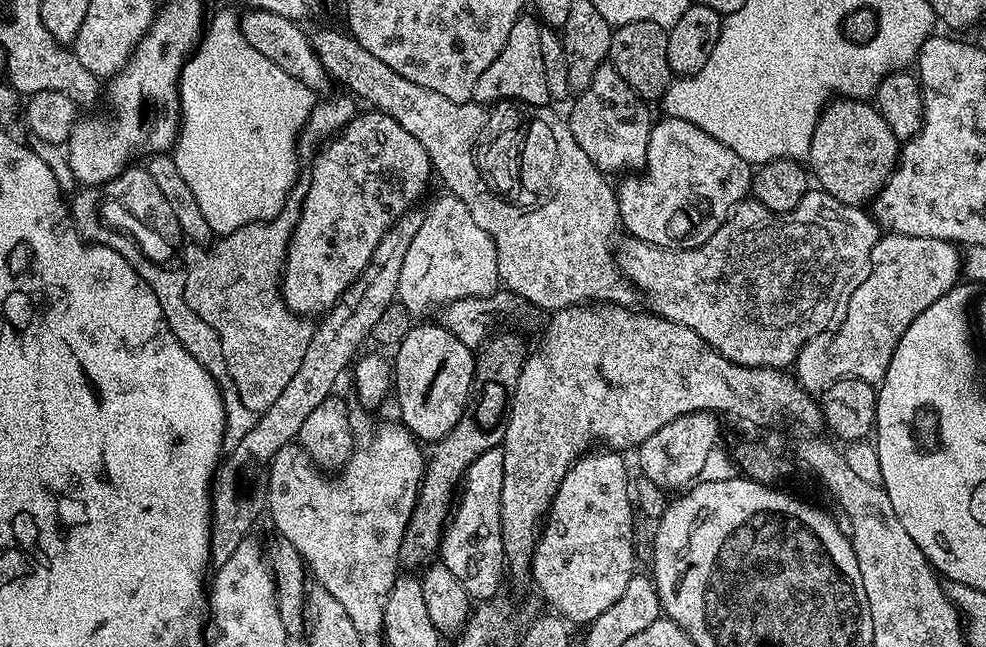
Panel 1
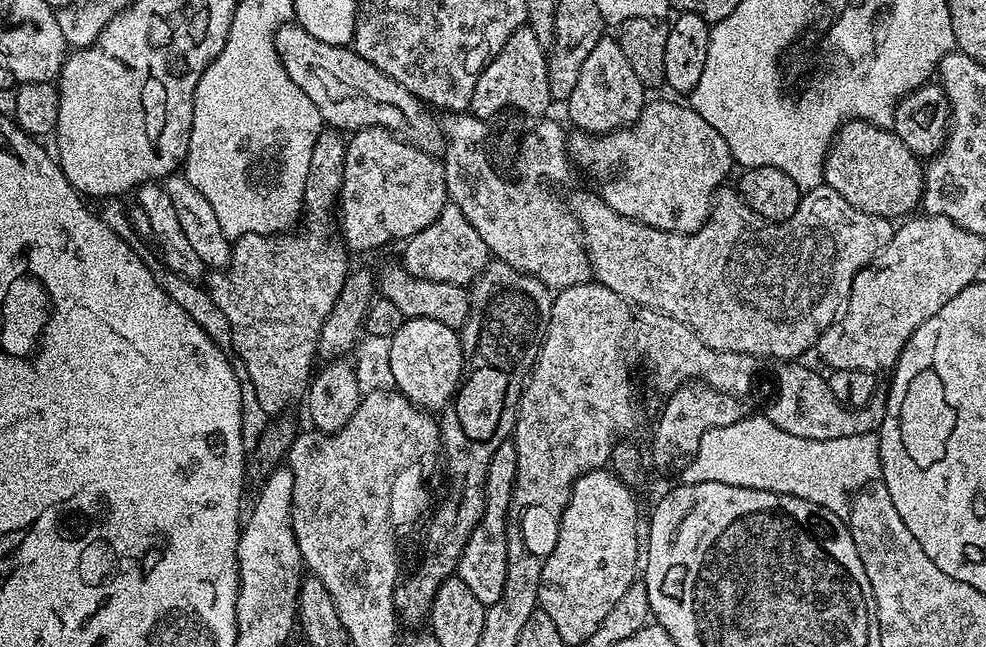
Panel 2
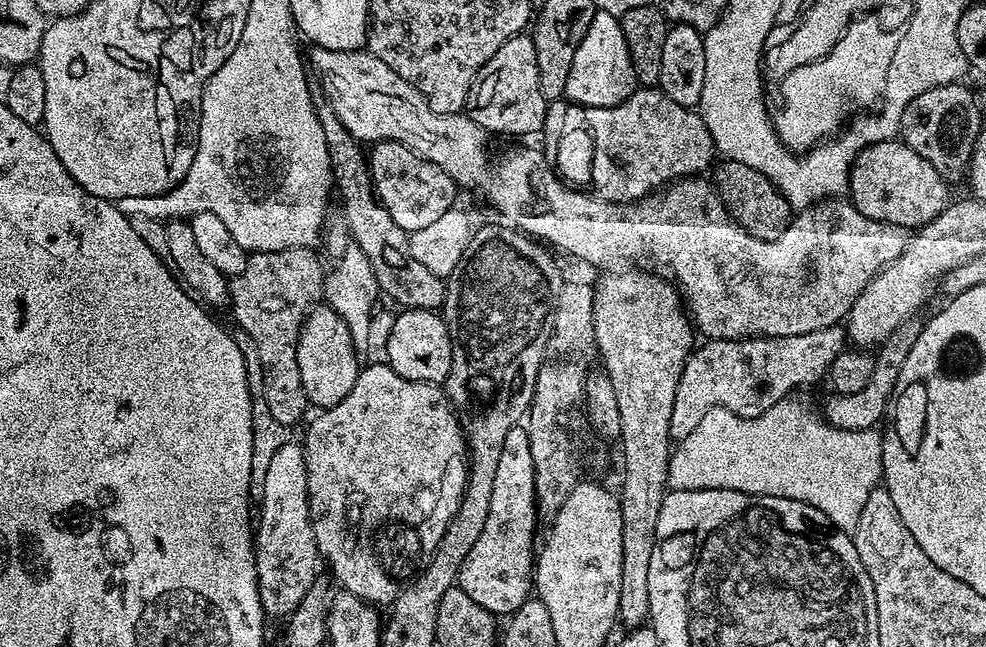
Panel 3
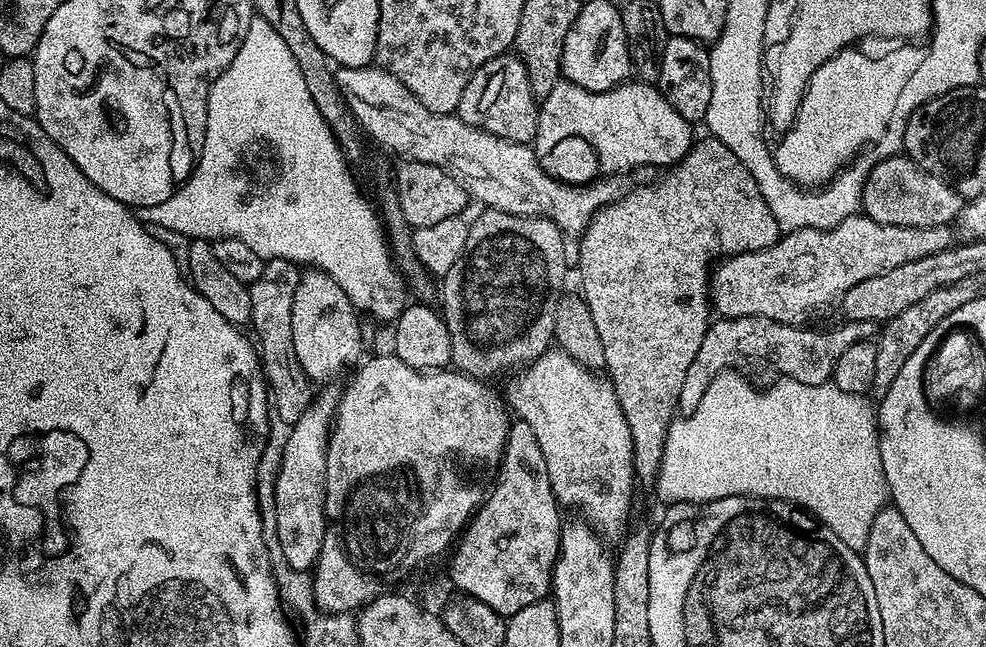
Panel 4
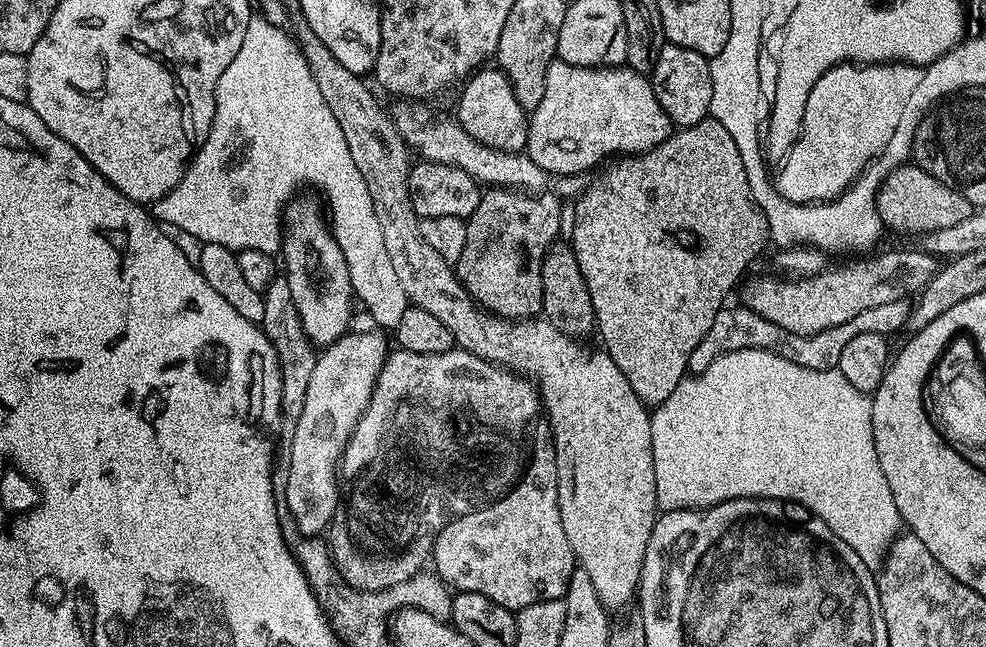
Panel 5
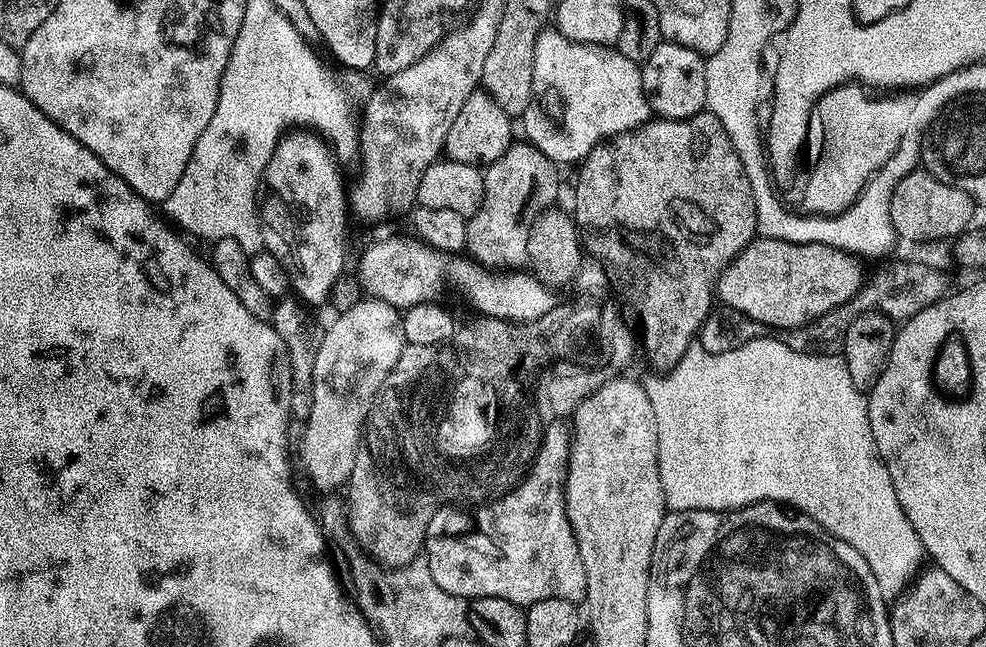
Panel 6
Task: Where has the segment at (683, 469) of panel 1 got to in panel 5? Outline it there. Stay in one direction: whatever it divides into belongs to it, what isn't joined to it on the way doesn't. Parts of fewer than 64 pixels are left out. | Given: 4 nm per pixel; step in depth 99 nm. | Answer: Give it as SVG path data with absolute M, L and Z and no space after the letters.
M895 300L886 306L874 306L874 310L865 310L864 313L850 318L850 322L842 322L842 326L822 330L813 336L799 336L774 326L774 322L766 322L766 318L754 314L754 310L743 306L737 308L725 306L714 318L710 330L706 330L706 338L702 338L698 346L694 346L694 354L690 354L688 370L692 374L701 372L706 370L706 366L713 364L719 356L747 348L765 348L767 352L777 352L798 366L814 370L836 368L842 358L842 349L846 346L846 342L850 342L850 338L858 338L858 334L882 334L883 336L893 334L892 332L898 331L899 328L903 329L907 325L909 311L908 300Z

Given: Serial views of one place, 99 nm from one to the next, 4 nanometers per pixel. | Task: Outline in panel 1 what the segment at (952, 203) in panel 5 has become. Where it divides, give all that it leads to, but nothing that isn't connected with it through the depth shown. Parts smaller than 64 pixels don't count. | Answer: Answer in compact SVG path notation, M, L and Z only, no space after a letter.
M836 98L825 104L818 122L814 126L814 138L810 142L810 154L806 161L811 175L823 191L829 192L838 202L846 202L857 206L867 205L876 199L884 188L888 176L896 169L896 162L900 158L901 141L886 126L882 114L864 98Z

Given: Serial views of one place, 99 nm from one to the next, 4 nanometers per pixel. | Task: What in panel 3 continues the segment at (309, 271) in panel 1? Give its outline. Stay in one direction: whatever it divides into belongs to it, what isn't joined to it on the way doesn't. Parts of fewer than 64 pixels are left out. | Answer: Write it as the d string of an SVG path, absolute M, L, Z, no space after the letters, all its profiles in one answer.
M377 140L371 145L367 157L376 199L386 206L390 218L394 218L404 232L411 234L432 225L457 203L458 186L450 174L414 150L393 140Z

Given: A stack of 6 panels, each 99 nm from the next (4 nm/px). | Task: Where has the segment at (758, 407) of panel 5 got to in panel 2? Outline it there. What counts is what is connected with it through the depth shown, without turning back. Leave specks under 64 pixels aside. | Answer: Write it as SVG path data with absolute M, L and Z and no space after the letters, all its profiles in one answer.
M760 415L702 434L692 463L682 473L682 480L685 484L722 482L806 498L806 502L814 502L847 517L850 497L867 484L879 481L881 476L880 438L876 432L854 438L811 440L786 434L786 430L778 430L778 426Z

